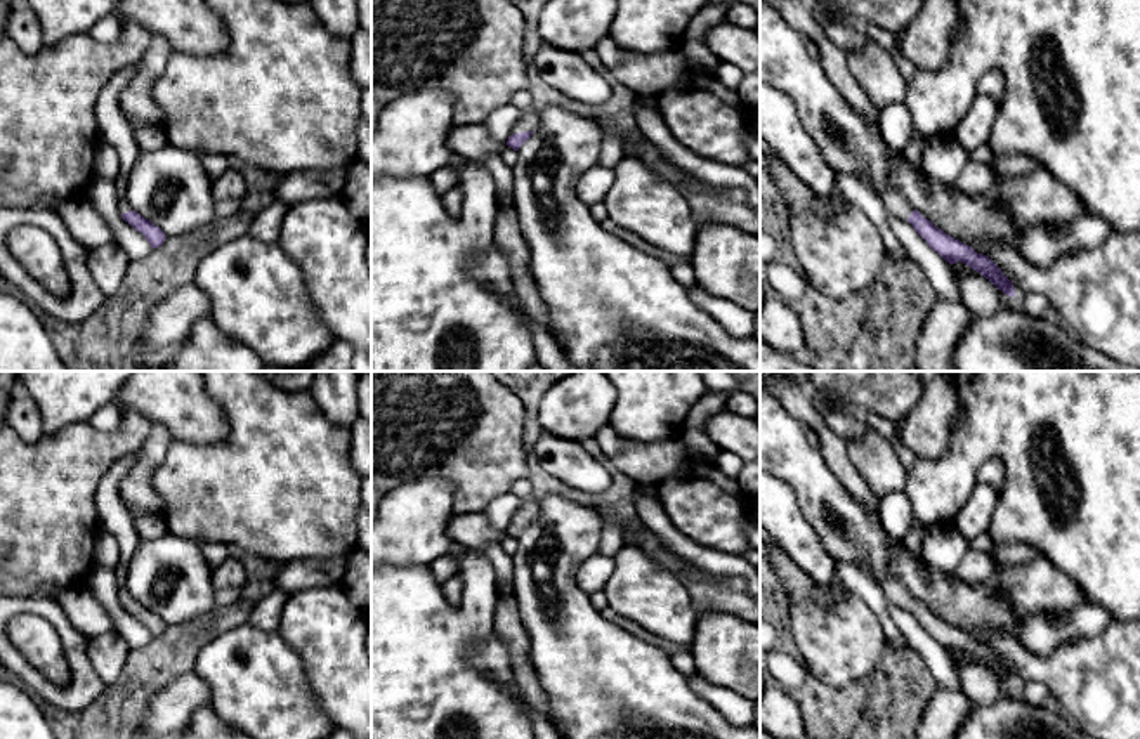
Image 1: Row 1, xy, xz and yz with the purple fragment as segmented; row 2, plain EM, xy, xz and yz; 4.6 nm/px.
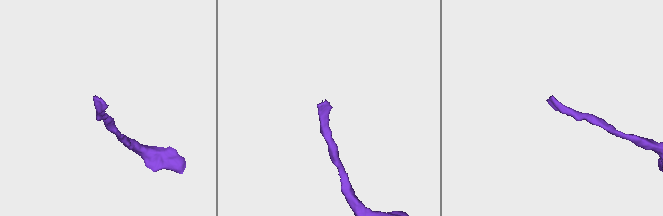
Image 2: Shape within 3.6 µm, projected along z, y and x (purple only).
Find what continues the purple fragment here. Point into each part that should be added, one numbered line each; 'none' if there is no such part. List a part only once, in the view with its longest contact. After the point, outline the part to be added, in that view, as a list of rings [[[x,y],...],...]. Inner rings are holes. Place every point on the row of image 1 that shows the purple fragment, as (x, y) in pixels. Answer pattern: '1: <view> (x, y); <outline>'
1: xz (530, 120); [[[527,109],[522,111],[521,120],[515,123],[512,134],[521,134],[521,132],[533,132],[540,127],[540,116],[538,111]]]

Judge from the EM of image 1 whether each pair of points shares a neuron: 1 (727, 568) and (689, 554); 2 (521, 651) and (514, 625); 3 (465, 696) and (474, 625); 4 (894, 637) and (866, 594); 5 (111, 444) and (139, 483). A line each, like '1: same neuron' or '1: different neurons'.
1: same neuron
2: same neuron
3: same neuron
4: same neuron
5: different neurons

